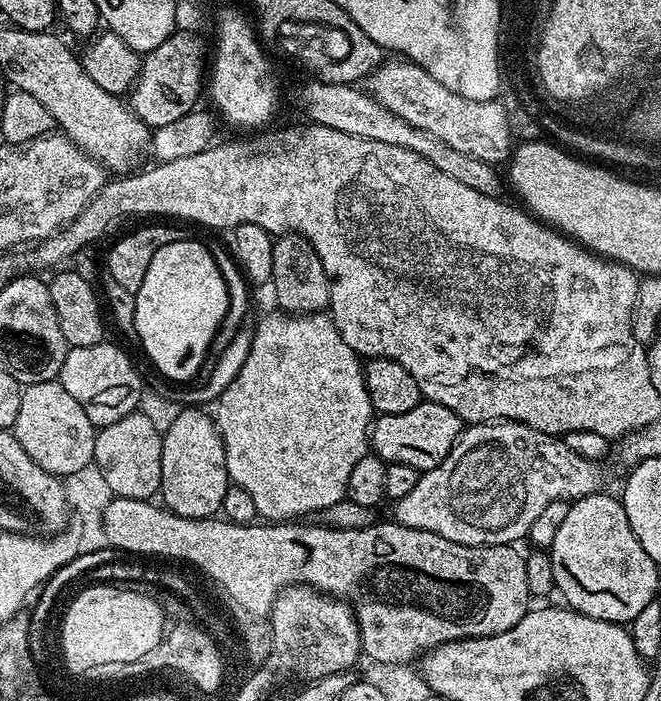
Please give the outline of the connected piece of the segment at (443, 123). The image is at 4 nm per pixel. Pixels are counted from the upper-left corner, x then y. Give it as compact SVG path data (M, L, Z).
M400 58L389 59L367 77L366 84L367 91L382 106L386 106L386 110L394 110L398 118L406 118L412 126L434 134L434 138L442 138L446 146L462 154L470 154L470 158L500 166L514 151L508 108L504 109L496 100L462 98L462 94L454 94L454 90L442 86L438 78L417 64Z

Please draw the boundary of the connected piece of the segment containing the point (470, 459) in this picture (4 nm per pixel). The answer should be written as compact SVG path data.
M517 420L468 424L440 465L429 472L421 472L418 486L414 486L406 498L395 501L394 520L402 526L430 530L450 542L471 548L483 548L485 544L515 545L520 542L516 540L523 541L527 537L530 526L534 526L538 514L542 514L550 502L575 502L601 491L605 486L604 472L600 467L597 461L574 454L563 439L519 424Z

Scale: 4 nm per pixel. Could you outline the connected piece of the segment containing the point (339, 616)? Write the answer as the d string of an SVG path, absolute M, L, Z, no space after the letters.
M293 584L283 589L272 603L270 627L272 630L271 663L277 664L278 675L300 680L296 682L317 680L326 678L326 674L338 674L355 669L356 659L361 659L360 631L356 616L352 612L352 605L335 596L321 594L315 588Z

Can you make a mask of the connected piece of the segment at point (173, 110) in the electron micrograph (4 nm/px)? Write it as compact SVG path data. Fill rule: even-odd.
M175 31L170 38L166 38L166 42L162 42L161 46L156 46L154 50L145 53L145 56L141 61L140 73L137 75L135 83L131 86L130 98L132 98L132 100L130 99L130 107L133 114L136 115L142 123L148 125L149 129L155 130L157 128L161 128L162 126L167 126L170 122L175 122L177 118L185 116L187 112L193 111L193 109L199 105L196 103L200 100L200 94L202 98L202 93L206 88L206 48L204 52L204 44L199 40L199 38L200 36L195 32Z

